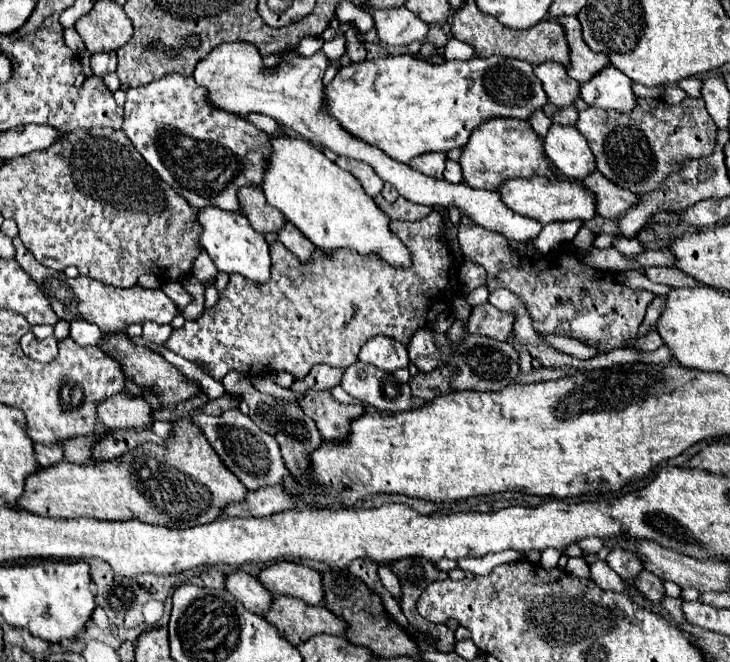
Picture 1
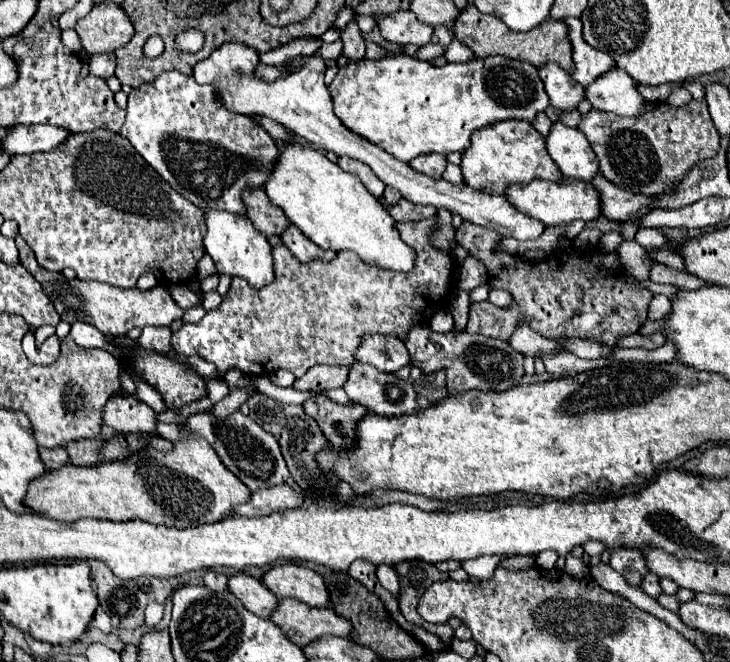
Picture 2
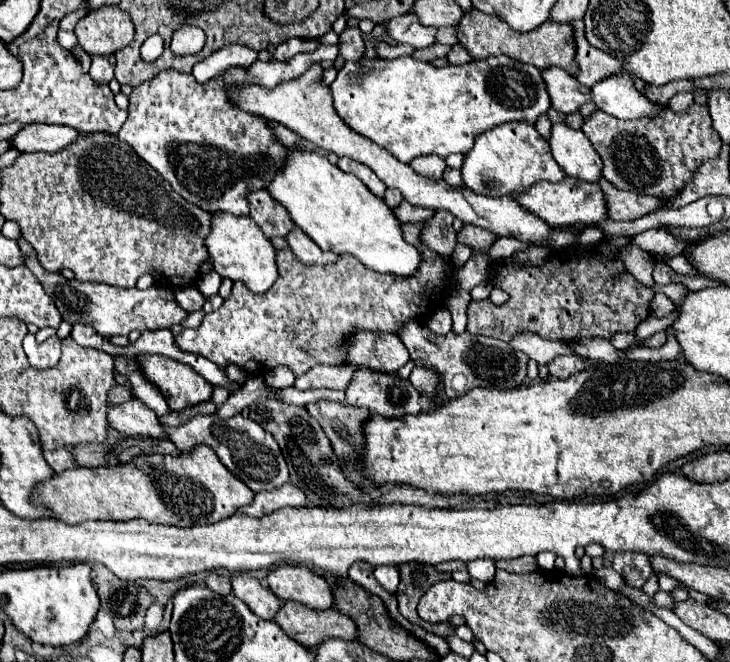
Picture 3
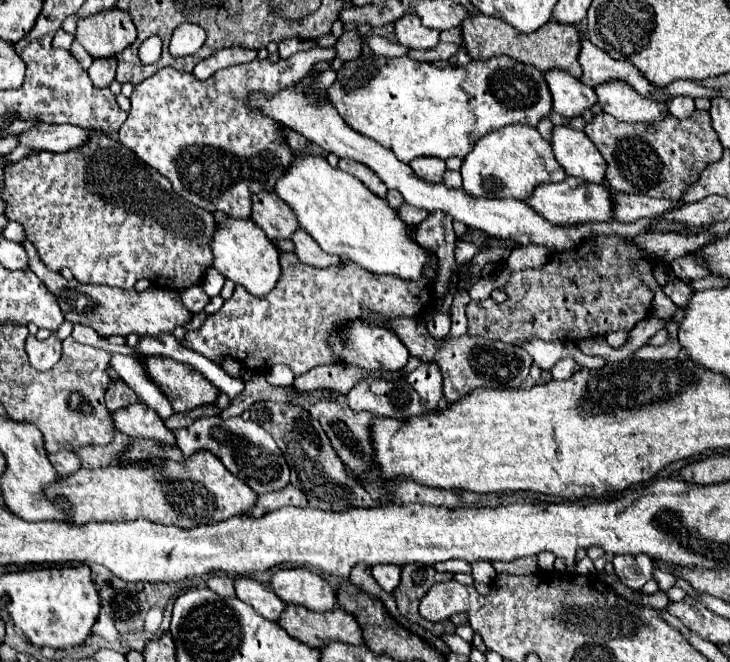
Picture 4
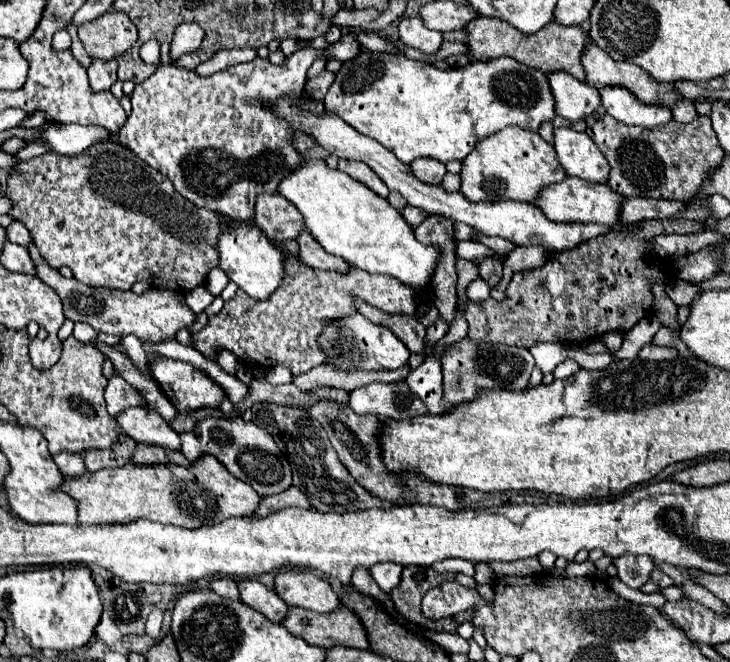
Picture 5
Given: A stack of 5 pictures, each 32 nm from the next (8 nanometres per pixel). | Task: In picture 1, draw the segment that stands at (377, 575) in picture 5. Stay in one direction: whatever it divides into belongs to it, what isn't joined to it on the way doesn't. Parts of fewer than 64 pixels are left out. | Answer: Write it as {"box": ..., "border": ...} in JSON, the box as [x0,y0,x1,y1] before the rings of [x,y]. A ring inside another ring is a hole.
{"box":[378,564,400,598],"border":[[[380,564],[378,576],[380,576],[384,588],[386,588],[394,598],[400,598],[400,582],[398,582],[398,576],[396,576],[392,570],[388,570],[386,564]]]}

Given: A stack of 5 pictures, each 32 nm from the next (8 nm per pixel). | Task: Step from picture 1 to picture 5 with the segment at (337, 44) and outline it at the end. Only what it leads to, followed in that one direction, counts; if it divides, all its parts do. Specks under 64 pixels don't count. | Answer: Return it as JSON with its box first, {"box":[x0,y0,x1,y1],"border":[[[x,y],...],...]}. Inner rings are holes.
{"box":[118,48,326,222],"border":[[[300,48],[282,66],[274,66],[270,60],[254,58],[248,64],[238,64],[206,78],[196,76],[194,70],[188,72],[186,68],[176,68],[174,64],[160,64],[148,80],[136,84],[130,96],[132,114],[118,132],[120,144],[136,152],[144,162],[170,178],[176,192],[192,204],[220,212],[234,222],[250,222],[254,216],[256,196],[278,194],[276,188],[280,186],[280,180],[284,180],[292,170],[298,170],[298,166],[302,164],[302,156],[292,146],[296,128],[274,112],[276,100],[288,96],[304,112],[310,112],[314,116],[322,116],[326,112],[320,100],[304,98],[306,70],[320,56],[324,56],[322,50]]]}

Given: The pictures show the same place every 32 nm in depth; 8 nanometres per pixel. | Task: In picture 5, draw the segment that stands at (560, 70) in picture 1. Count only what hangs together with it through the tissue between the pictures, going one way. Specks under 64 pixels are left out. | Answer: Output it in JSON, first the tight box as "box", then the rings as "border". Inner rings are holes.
{"box":[548,72,600,120],"border":[[[568,72],[548,74],[550,88],[556,100],[556,114],[570,120],[586,120],[586,116],[596,114],[600,108],[600,94],[596,88],[576,80]]]}

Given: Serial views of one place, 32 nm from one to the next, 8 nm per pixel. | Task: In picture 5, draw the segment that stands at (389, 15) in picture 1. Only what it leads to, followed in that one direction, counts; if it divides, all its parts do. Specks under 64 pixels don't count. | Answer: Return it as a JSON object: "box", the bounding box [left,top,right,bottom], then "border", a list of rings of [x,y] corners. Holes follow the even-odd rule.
{"box":[400,16,442,54],"border":[[[414,16],[414,18],[402,18],[400,20],[400,40],[412,48],[418,48],[424,54],[436,54],[442,48],[442,32],[424,28],[424,22]]]}

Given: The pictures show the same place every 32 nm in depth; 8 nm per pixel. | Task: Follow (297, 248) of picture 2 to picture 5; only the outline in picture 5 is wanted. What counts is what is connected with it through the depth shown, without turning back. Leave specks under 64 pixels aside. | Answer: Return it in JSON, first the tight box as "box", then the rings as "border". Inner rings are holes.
{"box":[298,232,350,272],"border":[[[302,232],[298,236],[298,244],[300,244],[300,258],[304,260],[306,266],[316,268],[316,270],[334,270],[334,272],[348,272],[350,264],[340,260],[340,256],[332,256],[328,252],[324,252],[324,248],[320,248],[320,244],[316,244],[316,240],[312,240],[310,232]]]}

